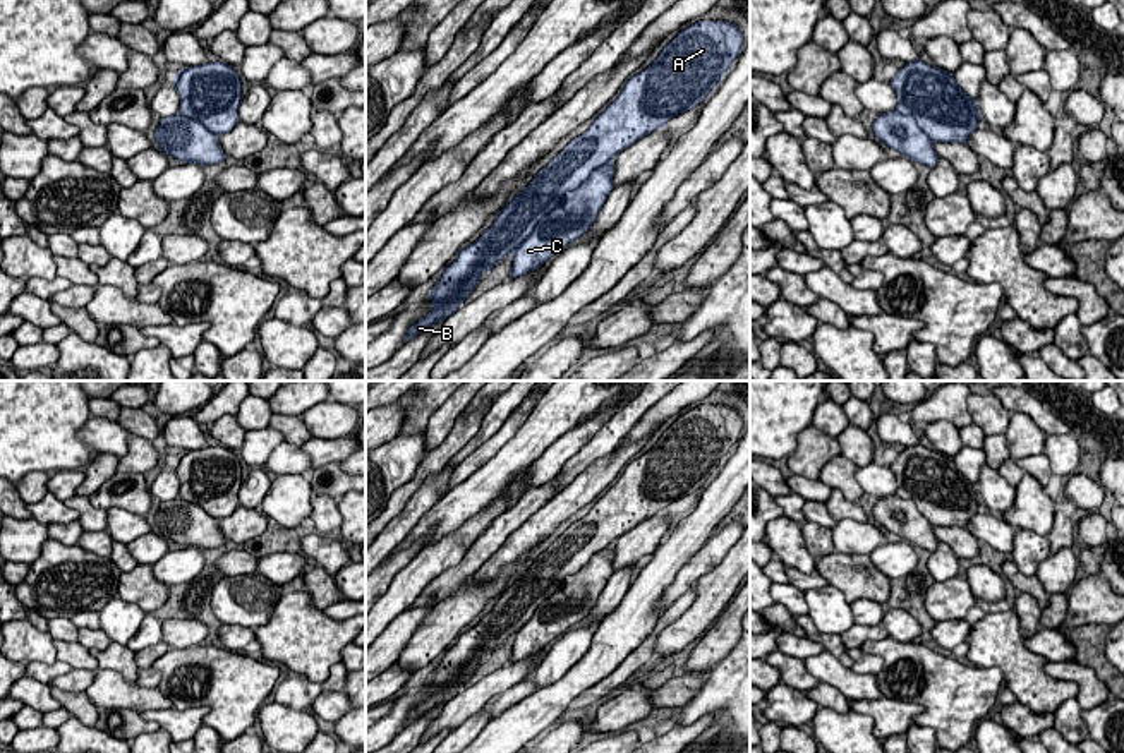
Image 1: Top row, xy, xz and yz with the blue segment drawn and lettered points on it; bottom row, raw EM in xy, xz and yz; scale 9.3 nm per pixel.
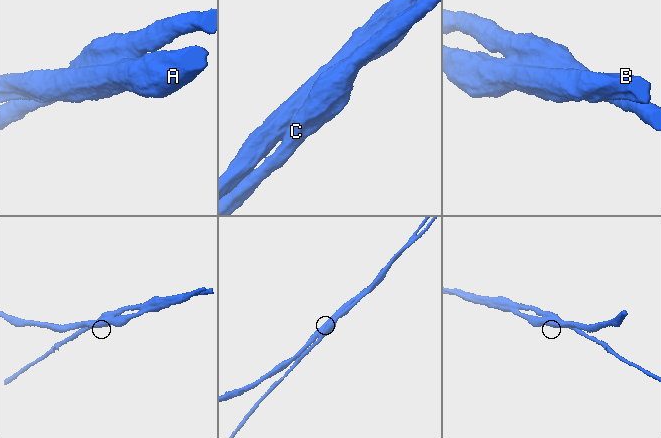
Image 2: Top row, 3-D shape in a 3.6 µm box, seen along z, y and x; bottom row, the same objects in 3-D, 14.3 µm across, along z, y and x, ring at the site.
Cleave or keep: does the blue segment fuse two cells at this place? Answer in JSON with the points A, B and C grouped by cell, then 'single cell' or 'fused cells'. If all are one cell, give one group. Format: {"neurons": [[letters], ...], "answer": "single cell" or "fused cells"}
{"neurons": [["A", "B"], ["C"]], "answer": "fused cells"}

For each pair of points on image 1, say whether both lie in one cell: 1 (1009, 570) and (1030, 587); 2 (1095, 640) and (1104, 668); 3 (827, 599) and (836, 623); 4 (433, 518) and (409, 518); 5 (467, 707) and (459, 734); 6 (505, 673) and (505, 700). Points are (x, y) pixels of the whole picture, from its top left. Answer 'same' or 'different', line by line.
1: same
2: same
3: same
4: different
5: different
6: different

